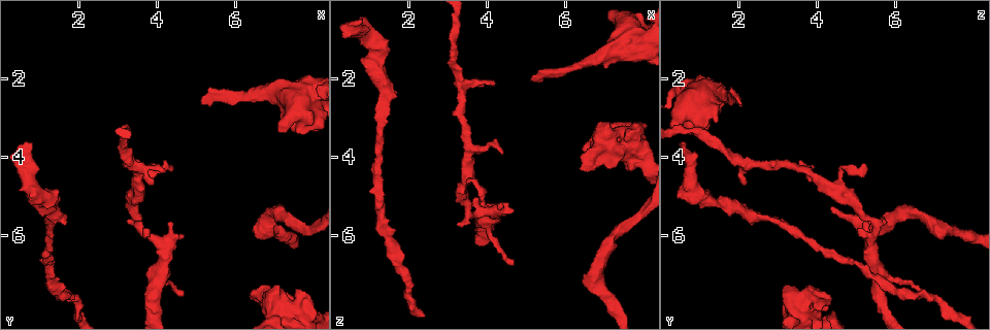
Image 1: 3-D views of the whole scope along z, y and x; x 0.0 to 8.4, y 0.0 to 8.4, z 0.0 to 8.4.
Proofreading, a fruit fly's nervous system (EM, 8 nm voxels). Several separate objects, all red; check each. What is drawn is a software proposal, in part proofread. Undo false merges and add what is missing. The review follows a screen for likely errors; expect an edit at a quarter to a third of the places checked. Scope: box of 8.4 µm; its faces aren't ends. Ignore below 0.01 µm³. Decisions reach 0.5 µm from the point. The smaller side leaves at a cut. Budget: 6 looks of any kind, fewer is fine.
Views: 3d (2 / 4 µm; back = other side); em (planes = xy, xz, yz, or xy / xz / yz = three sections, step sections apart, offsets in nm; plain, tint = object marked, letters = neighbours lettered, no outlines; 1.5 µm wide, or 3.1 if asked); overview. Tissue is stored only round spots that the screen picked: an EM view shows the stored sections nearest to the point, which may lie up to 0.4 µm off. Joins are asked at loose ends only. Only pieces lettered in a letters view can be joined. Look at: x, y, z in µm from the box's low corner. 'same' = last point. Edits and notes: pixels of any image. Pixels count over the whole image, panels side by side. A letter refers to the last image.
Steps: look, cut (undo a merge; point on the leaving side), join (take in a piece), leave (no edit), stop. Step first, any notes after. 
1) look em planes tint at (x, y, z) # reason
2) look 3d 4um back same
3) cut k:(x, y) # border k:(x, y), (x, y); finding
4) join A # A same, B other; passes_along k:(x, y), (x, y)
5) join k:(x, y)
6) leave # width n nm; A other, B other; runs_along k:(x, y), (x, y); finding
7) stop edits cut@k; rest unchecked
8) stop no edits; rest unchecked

look em planes letters at (0.75, 3.65, 0.55) # free end

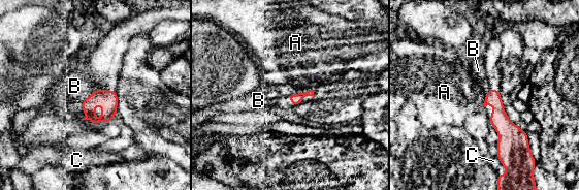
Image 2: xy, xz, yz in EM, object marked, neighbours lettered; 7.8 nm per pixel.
leave # A other, B other, C other; border 2:(313, 90), (292, 93), (287, 96); none of them fits

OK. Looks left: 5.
look em planes tint at (3.95, 4.70, 2.10) # free end

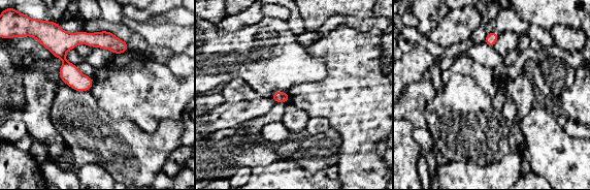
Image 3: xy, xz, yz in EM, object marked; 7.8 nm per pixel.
look em planes letters same

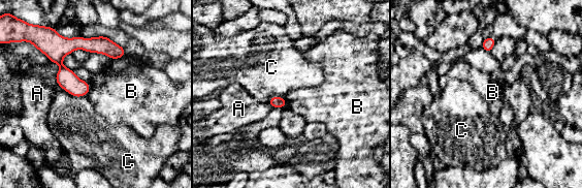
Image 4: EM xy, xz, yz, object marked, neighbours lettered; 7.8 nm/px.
leave # longest_contact C 220 nm; A other, B other, C other; runs_along 4:(103, 38), (60, 56), (72, 92); no lettered piece goes on from it

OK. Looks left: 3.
look em xy step 8 letters at (7.60, 7.35, 3.40) # free end

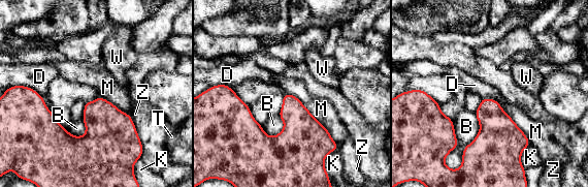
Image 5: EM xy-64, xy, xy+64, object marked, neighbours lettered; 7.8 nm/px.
leave # longest_contact M 600 nm; B other, D other, K other, M other, T other, W other, Z other; runs_along 5:(230, 92), (266, 143), (327, 143); no lettered piece goes on from it

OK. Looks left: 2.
stop no edits; rest unchecked

